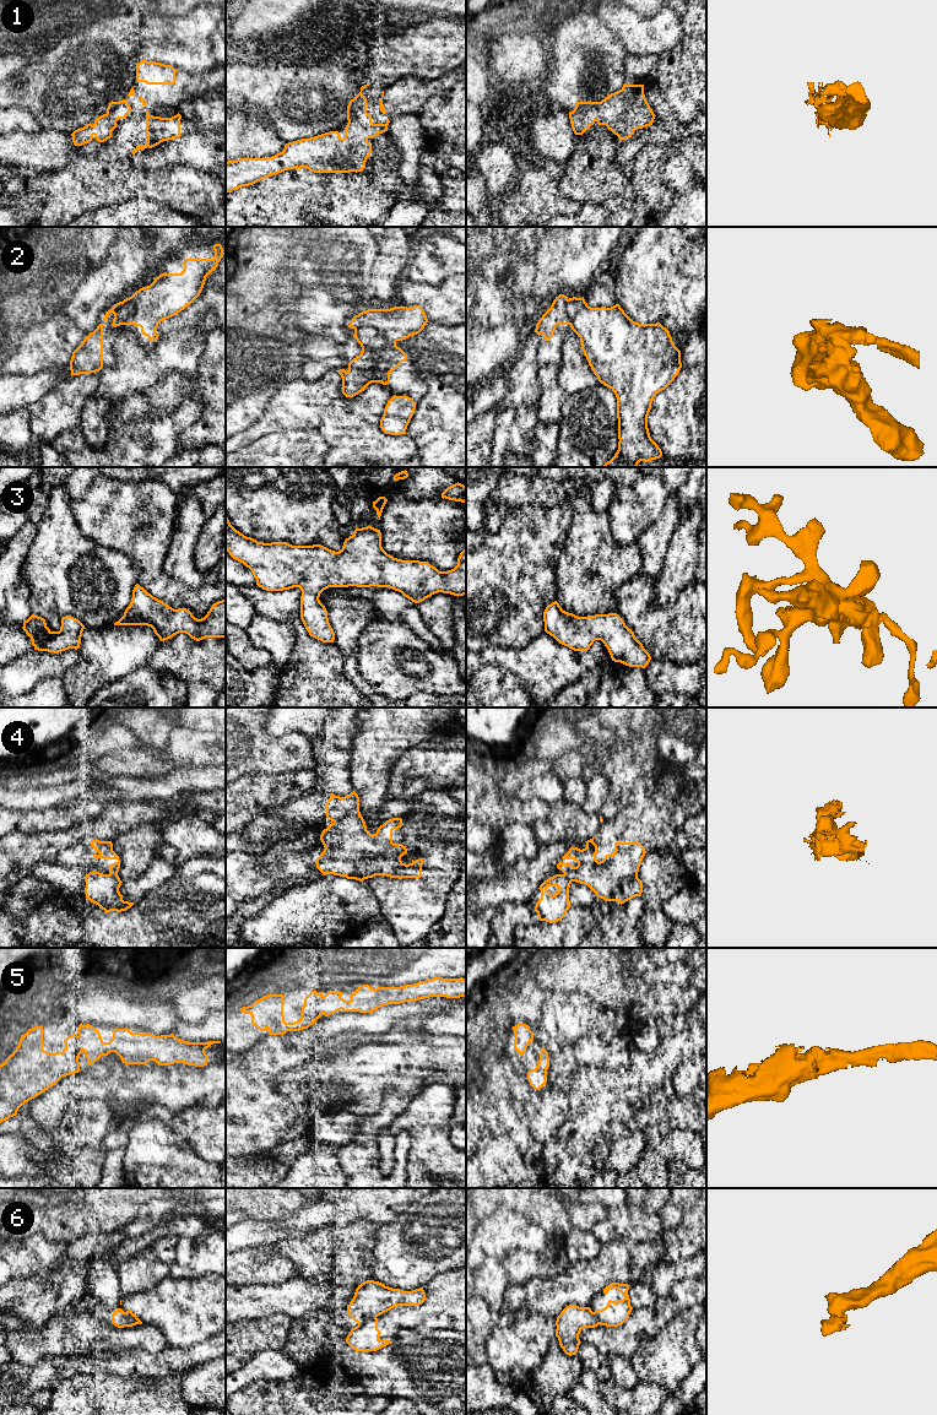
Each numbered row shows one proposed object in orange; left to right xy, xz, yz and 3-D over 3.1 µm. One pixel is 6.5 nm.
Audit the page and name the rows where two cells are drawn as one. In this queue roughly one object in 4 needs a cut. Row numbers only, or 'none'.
2, 4, 6

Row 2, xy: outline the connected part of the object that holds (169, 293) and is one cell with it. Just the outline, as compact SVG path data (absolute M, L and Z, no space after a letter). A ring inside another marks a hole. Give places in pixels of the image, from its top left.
M215 244L213 250L212 259L185 259L180 273L159 275L150 286L114 304L103 320L107 321L110 313L115 315L121 303L130 302L135 309L121 325L140 326L141 334L147 336L148 341L157 342L158 324L190 305L200 296L206 277L216 270L223 257L223 248L221 244Z

